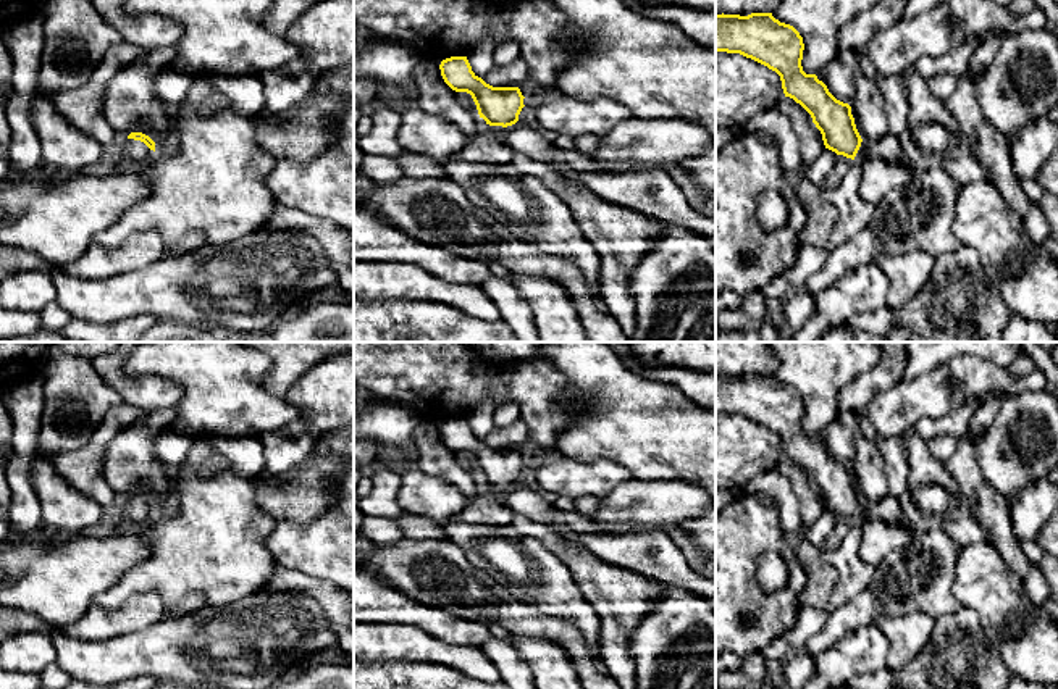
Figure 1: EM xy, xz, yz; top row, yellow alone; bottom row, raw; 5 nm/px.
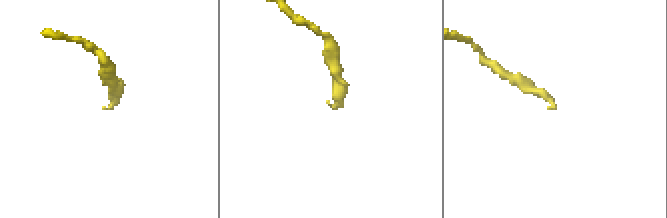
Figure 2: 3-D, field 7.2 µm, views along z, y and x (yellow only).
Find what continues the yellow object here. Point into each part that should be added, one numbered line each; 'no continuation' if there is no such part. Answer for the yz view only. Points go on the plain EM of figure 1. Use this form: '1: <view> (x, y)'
1: yz (889, 510)

